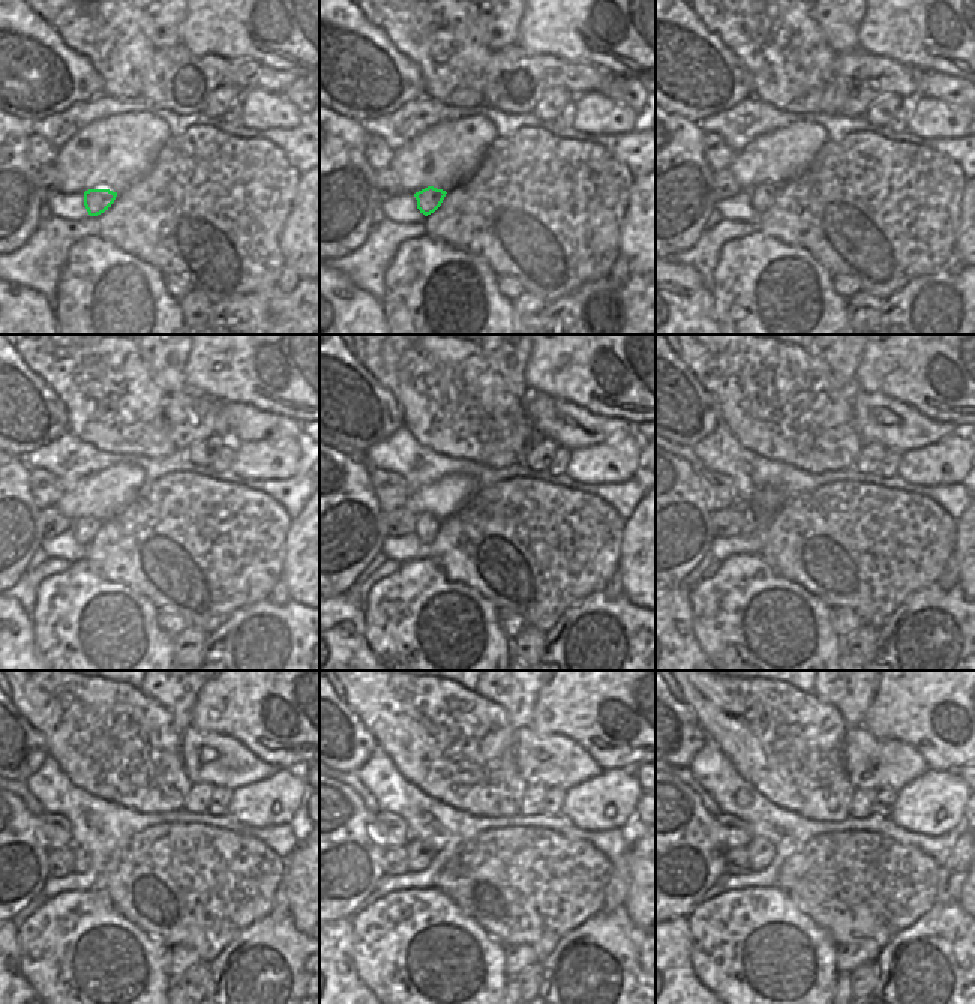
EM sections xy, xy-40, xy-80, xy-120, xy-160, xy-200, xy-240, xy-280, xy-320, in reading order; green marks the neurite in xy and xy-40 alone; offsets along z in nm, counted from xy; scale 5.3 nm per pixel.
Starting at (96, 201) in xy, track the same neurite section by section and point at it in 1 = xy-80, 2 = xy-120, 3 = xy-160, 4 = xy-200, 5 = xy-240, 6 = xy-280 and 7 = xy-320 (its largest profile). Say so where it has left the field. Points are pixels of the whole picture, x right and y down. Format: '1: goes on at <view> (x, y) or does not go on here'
1: goes on at xy-80 (762, 195)
2: goes on at xy-120 (84, 530)
3: goes on at xy-160 (426, 526)
4: goes on at xy-200 (753, 523)
5: goes on at xy-240 (83, 860)
6: goes on at xy-280 (420, 854)
7: goes on at xy-320 (761, 851)

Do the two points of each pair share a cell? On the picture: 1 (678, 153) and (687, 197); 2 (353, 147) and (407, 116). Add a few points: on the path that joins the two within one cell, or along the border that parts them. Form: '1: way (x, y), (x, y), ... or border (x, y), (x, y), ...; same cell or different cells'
1: way (686, 164), (686, 186); same cell
2: border (362, 123), (366, 134); different cells

